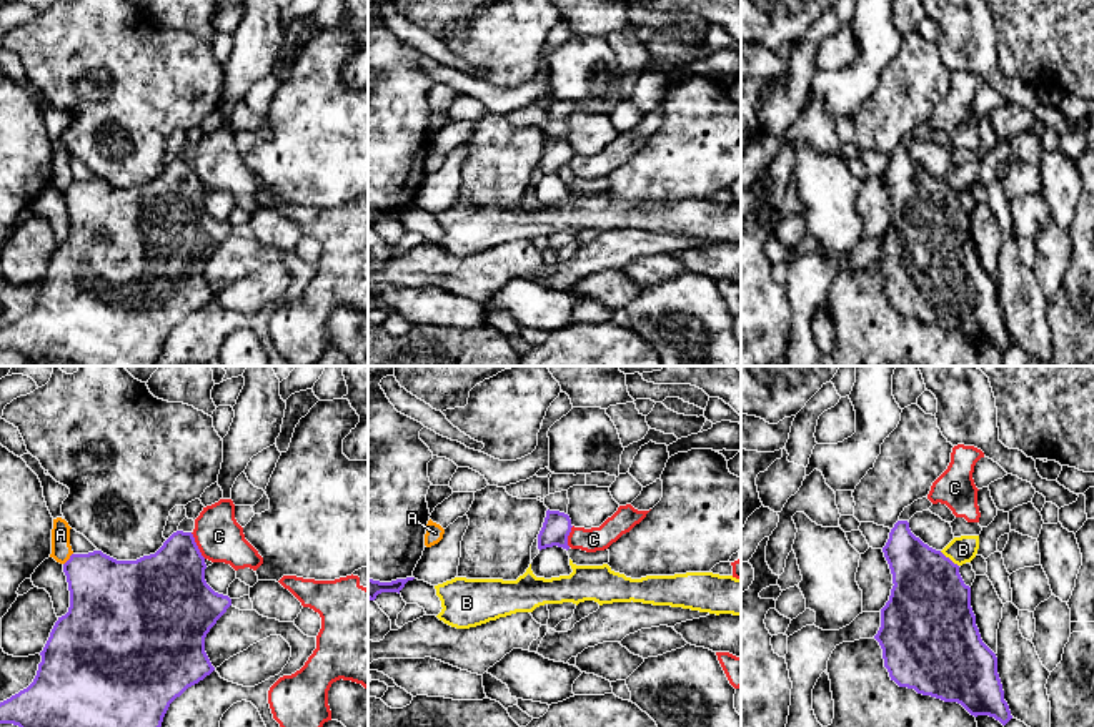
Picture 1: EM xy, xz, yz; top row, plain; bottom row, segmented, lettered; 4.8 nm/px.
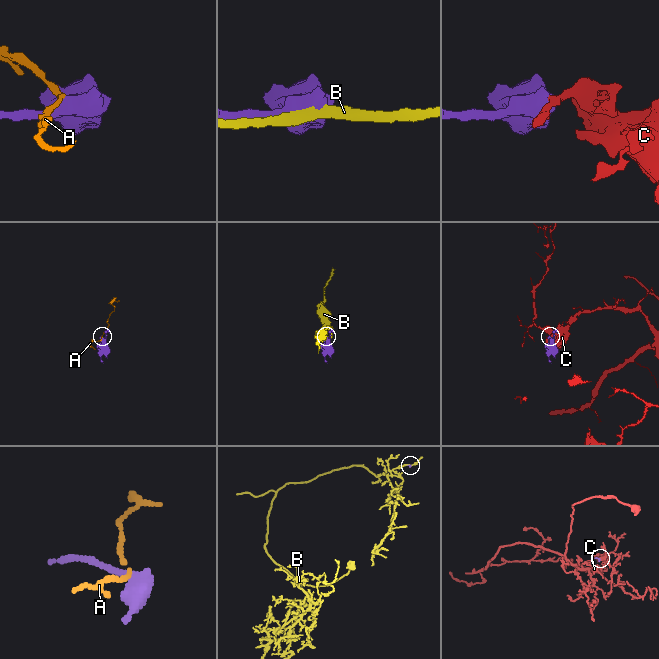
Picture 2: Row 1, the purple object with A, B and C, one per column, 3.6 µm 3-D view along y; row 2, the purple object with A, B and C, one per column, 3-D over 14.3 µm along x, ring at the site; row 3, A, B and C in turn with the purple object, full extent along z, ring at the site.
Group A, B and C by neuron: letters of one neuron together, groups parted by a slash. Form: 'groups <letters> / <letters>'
groups A / B / C

